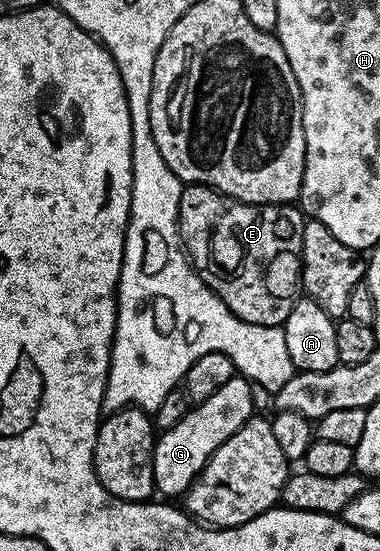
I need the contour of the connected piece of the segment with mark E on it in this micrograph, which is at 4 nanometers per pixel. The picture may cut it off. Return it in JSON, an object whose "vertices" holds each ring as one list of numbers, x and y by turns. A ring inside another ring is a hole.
{"vertices":[[188,185,179,201,179,241,195,271,202,282,216,294,228,308,243,322,254,326,282,326,289,316,293,304,301,294,301,271,303,269,303,224,305,215,298,205,284,204,282,206,251,206,247,202,236,202,211,189,209,186]]}

